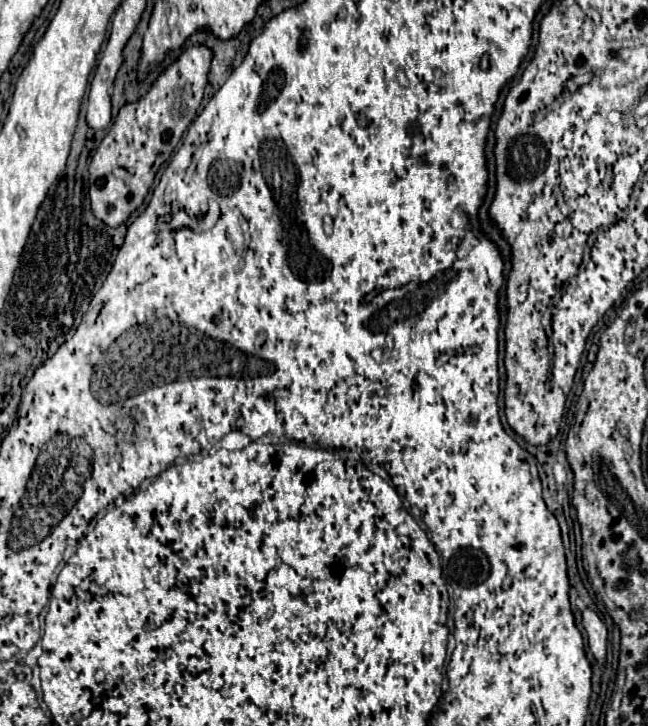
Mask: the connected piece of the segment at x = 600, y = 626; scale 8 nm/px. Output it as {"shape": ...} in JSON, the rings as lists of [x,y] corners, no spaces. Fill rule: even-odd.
{"shape":[[[592,608],[582,610],[582,626],[586,628],[588,634],[588,646],[594,652],[594,656],[604,662],[606,658],[606,626],[598,618],[598,614]]]}

